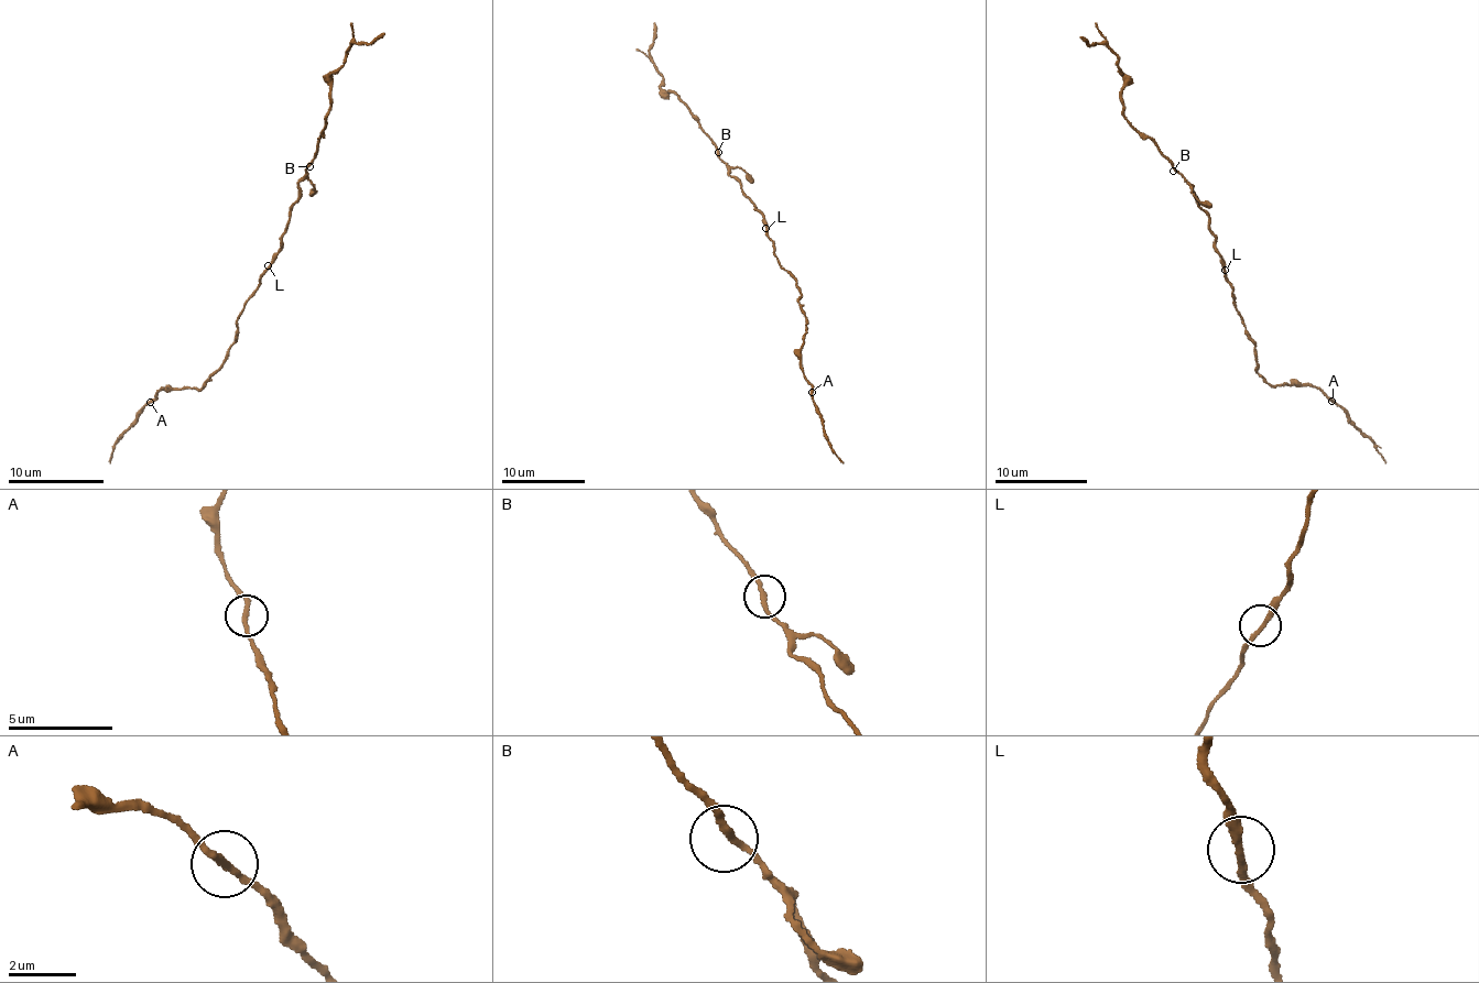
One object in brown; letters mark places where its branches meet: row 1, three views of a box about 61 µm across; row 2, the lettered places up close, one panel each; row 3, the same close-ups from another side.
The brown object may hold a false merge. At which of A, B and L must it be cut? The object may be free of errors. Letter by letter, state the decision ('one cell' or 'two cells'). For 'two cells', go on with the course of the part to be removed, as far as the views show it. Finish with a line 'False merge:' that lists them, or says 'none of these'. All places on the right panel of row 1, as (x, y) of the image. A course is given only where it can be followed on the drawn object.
A: one cell
B: one cell
L: one cell
False merge: none of these

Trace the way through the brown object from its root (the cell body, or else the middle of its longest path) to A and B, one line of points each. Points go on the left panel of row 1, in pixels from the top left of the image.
A: (268, 268), (245, 303), (236, 341), (229, 346), (221, 368), (202, 388), (160, 388), (151, 402)
B: (268, 268), (286, 231), (289, 211), (297, 196), (297, 183), (310, 166)

